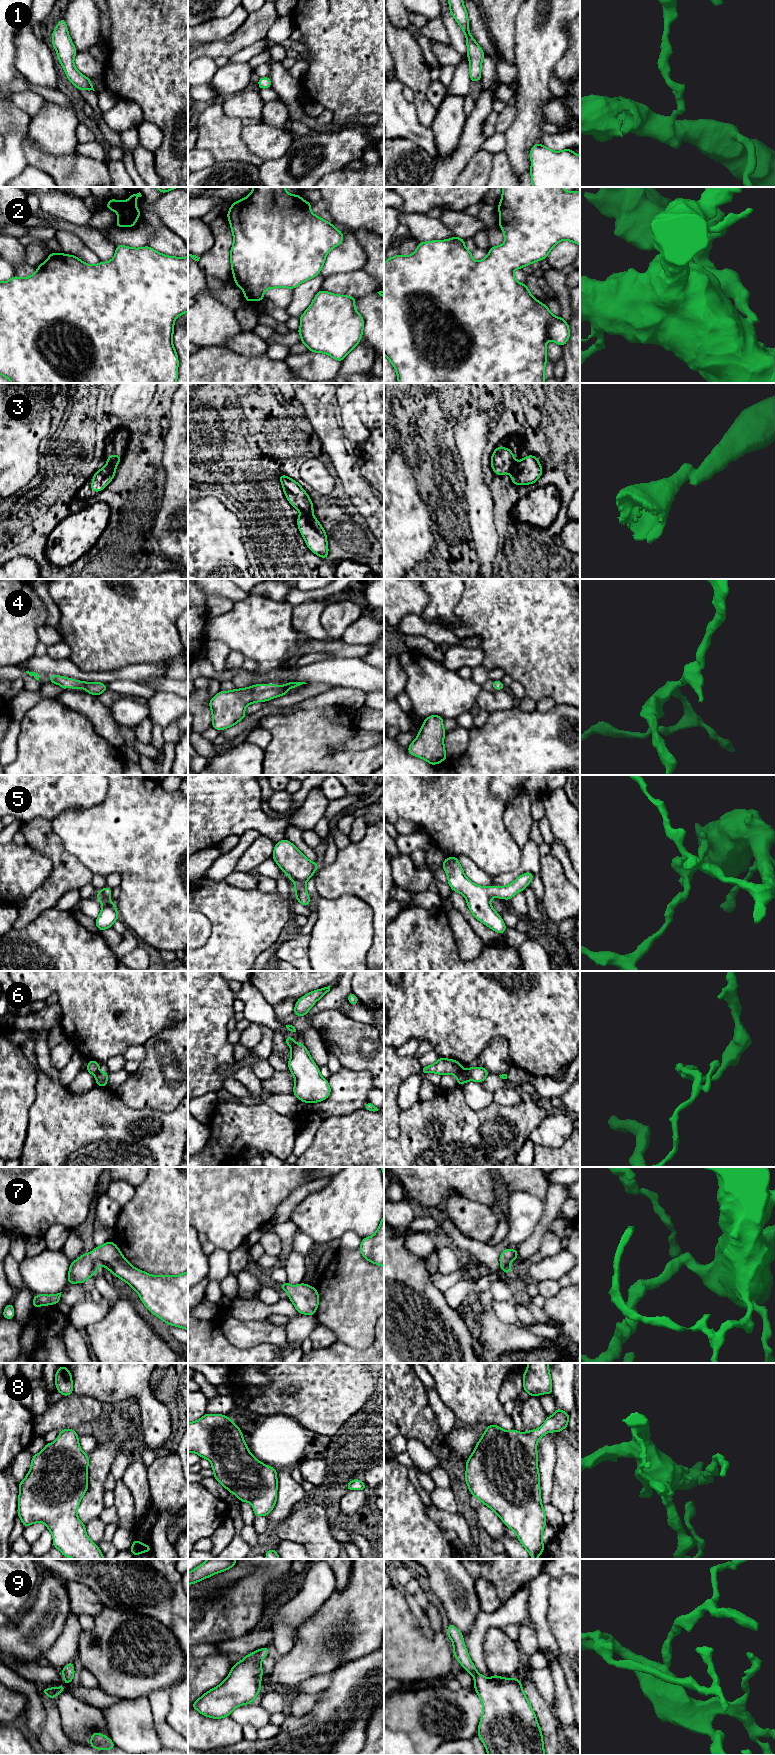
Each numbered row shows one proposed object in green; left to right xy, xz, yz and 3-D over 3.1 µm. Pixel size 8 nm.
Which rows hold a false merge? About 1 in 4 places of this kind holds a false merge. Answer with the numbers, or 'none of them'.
3, 6

